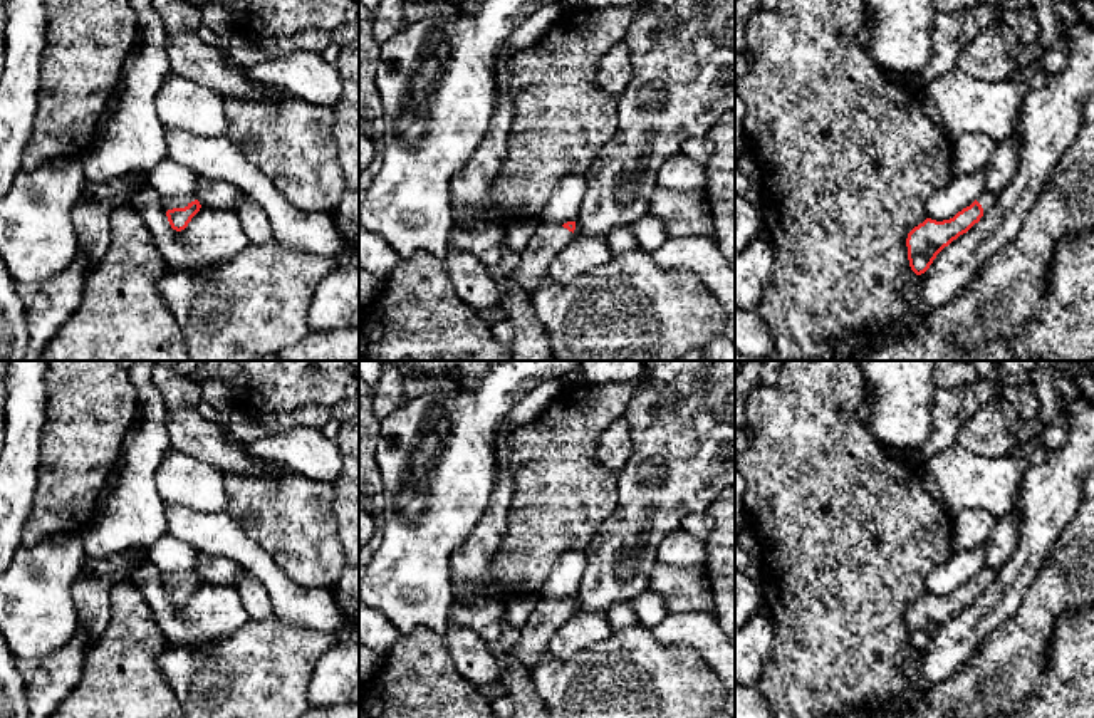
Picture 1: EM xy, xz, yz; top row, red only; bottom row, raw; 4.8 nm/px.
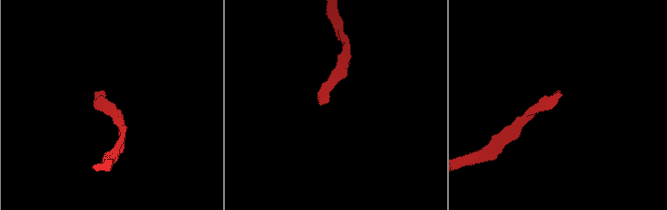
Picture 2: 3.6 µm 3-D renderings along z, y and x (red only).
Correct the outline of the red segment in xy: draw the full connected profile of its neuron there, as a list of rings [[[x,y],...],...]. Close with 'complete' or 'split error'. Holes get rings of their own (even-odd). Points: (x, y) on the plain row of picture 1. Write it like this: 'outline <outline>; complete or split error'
outline [[[195,572],[161,574],[161,579],[171,604],[176,607],[185,606],[201,584],[200,577]]]; split error

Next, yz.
outline [[[983,567],[970,582],[958,587],[953,594],[943,597],[926,594],[914,602],[906,614],[911,646],[916,651],[925,649],[945,622],[966,609],[980,597],[985,587],[995,582],[997,574],[998,569]]]; split error

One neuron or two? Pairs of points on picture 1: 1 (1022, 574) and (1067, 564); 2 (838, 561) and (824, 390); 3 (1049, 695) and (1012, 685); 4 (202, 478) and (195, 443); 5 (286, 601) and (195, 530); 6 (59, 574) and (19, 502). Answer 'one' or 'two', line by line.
1: two
2: one
3: two
4: two
5: one
6: two

